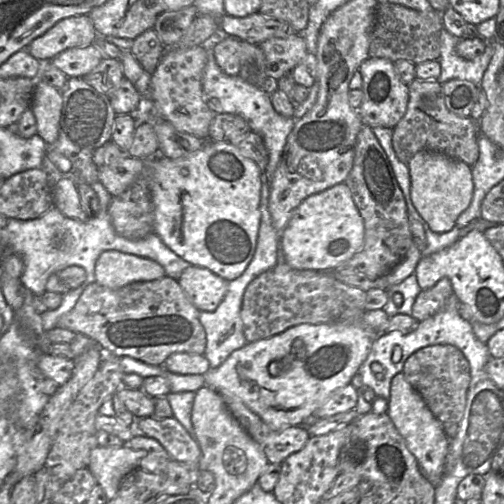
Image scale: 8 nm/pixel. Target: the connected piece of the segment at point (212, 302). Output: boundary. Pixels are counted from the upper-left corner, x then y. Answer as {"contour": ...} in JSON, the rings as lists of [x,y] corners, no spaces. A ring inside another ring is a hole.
{"contour":[[[198,266],[186,268],[177,281],[190,302],[203,312],[218,308],[229,285],[229,281]]]}

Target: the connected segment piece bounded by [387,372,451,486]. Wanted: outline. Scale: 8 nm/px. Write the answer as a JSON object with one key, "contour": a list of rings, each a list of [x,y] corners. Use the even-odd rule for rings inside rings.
{"contour":[[[401,372],[391,380],[387,414],[416,458],[424,477],[434,486],[438,485],[445,474],[445,459],[451,439],[421,395],[405,380]]]}

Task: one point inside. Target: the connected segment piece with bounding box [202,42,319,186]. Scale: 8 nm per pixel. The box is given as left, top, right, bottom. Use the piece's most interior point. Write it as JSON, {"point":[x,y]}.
{"point":[223,94]}

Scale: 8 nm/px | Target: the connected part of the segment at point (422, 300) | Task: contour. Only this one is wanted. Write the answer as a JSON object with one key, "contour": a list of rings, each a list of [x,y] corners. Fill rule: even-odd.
{"contour":[[[440,279],[433,287],[417,295],[410,316],[420,322],[435,315],[444,308],[452,293],[450,280]]]}

